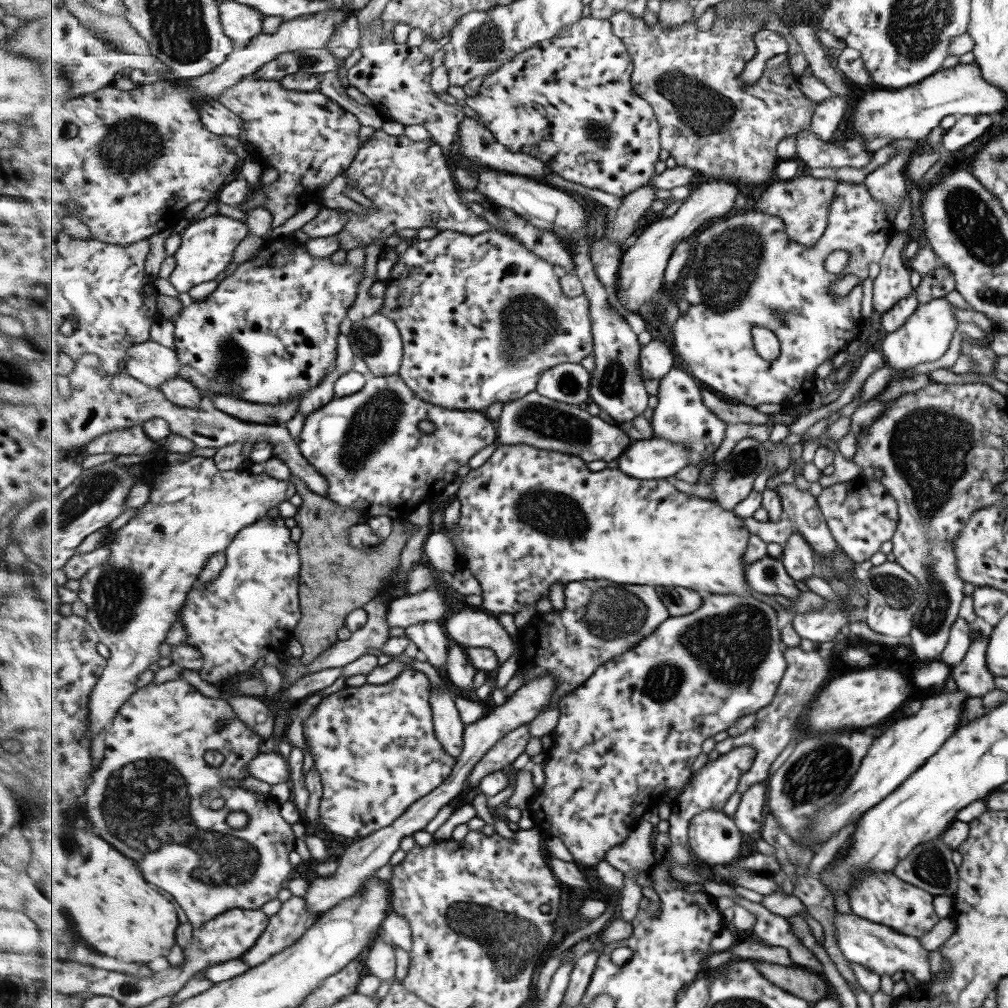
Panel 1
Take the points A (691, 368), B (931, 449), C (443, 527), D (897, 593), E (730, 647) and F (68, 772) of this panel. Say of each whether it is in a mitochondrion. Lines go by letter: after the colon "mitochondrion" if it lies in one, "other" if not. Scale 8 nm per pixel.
A: other
B: mitochondrion
C: other
D: mitochondrion
E: mitochondrion
F: other

